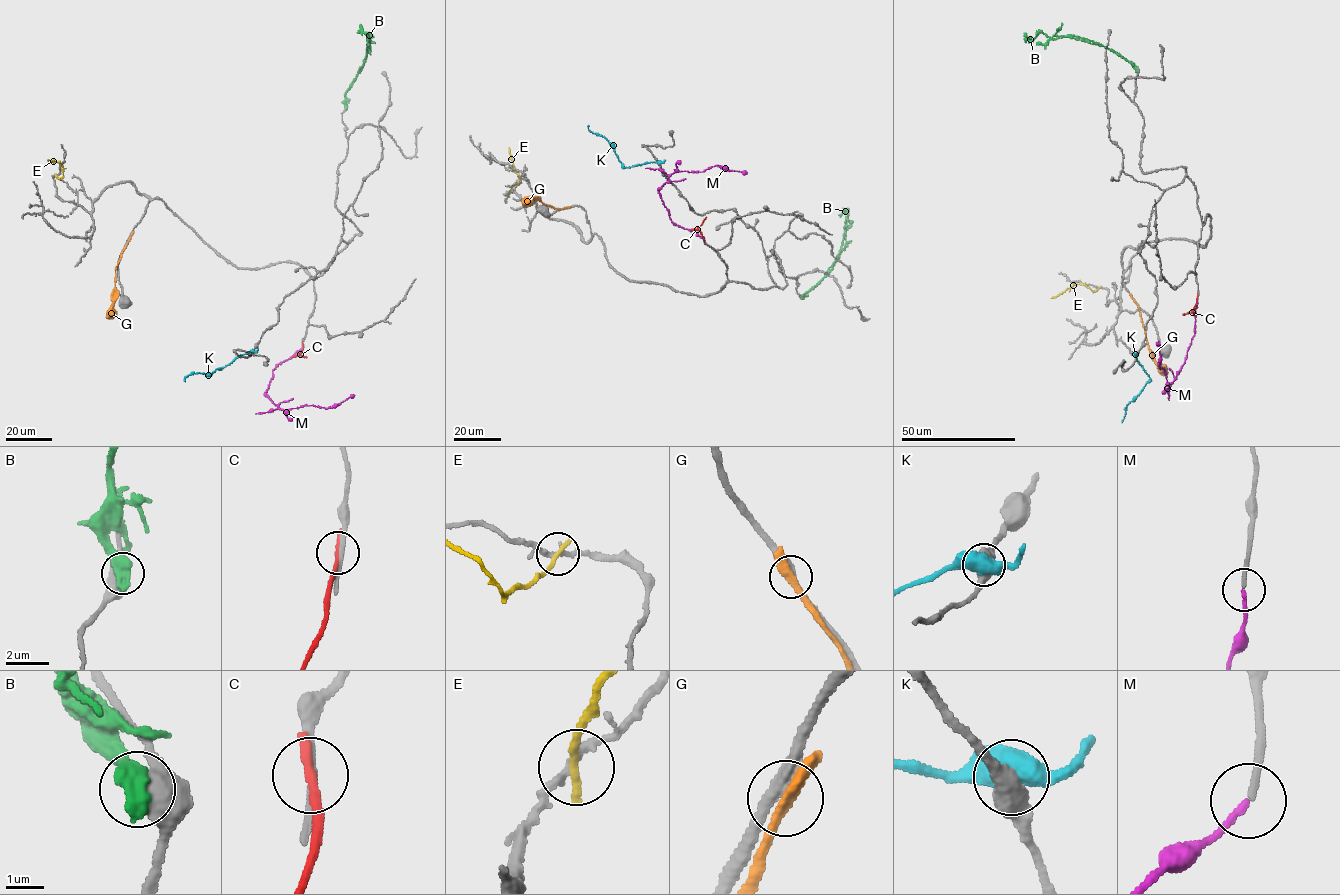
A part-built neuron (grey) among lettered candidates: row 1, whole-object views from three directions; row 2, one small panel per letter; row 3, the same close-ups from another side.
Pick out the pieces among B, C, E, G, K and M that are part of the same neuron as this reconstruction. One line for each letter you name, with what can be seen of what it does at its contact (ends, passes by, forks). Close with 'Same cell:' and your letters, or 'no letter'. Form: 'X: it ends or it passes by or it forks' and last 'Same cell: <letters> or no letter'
M: it ends
Same cell: M

